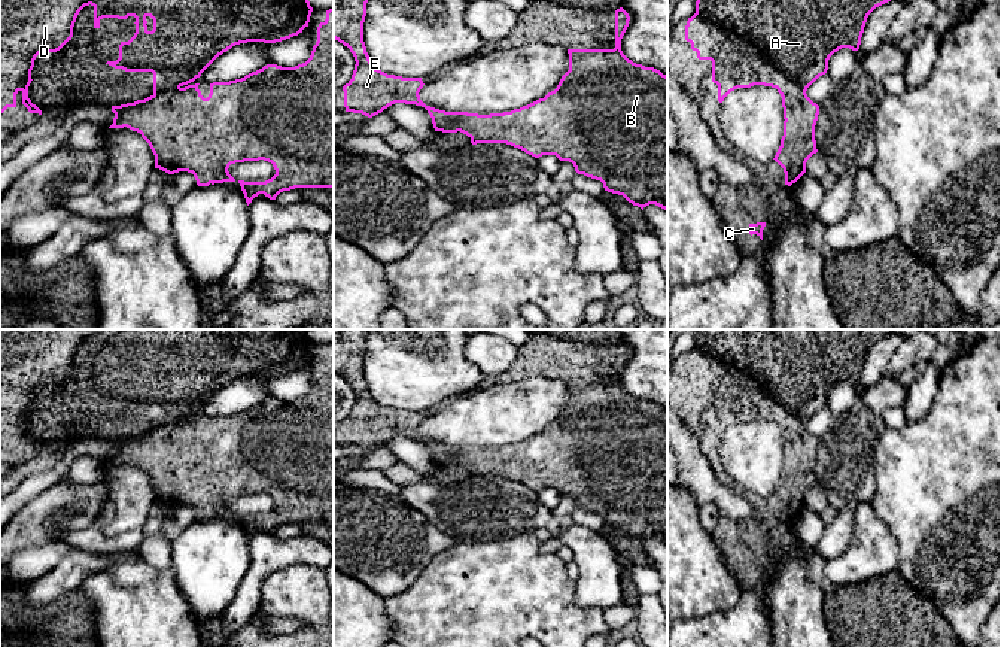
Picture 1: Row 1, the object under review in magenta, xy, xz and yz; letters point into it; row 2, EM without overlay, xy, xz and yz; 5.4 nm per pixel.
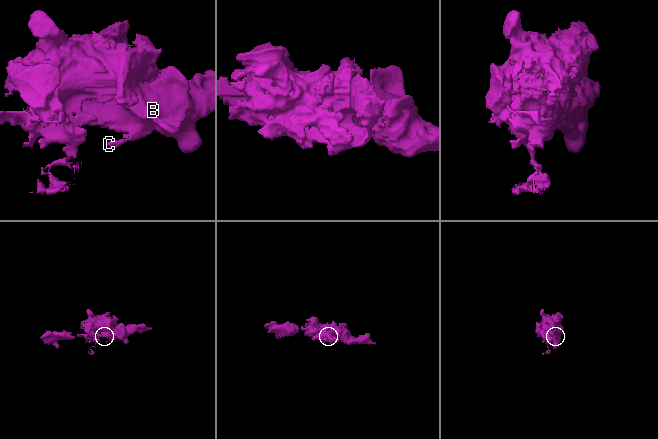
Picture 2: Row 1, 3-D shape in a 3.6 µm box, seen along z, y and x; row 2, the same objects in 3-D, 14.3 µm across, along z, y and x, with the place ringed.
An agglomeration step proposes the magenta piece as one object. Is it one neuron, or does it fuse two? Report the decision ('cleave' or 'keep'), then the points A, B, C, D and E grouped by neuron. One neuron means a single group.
keep | A B C D E

